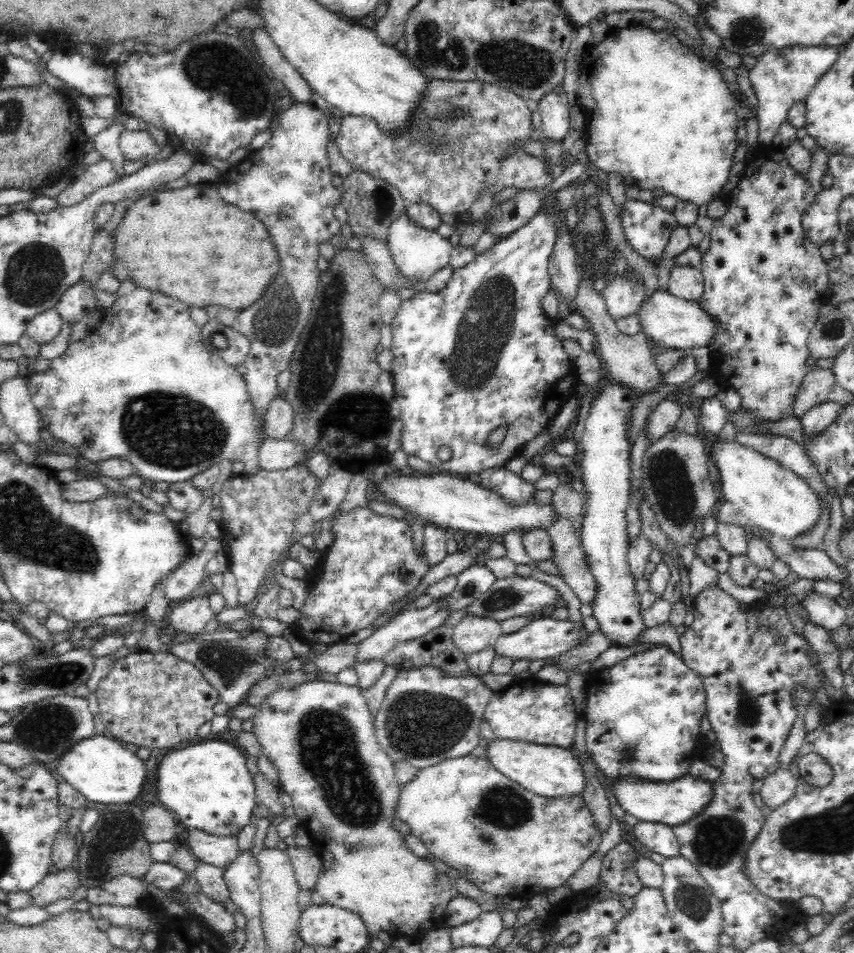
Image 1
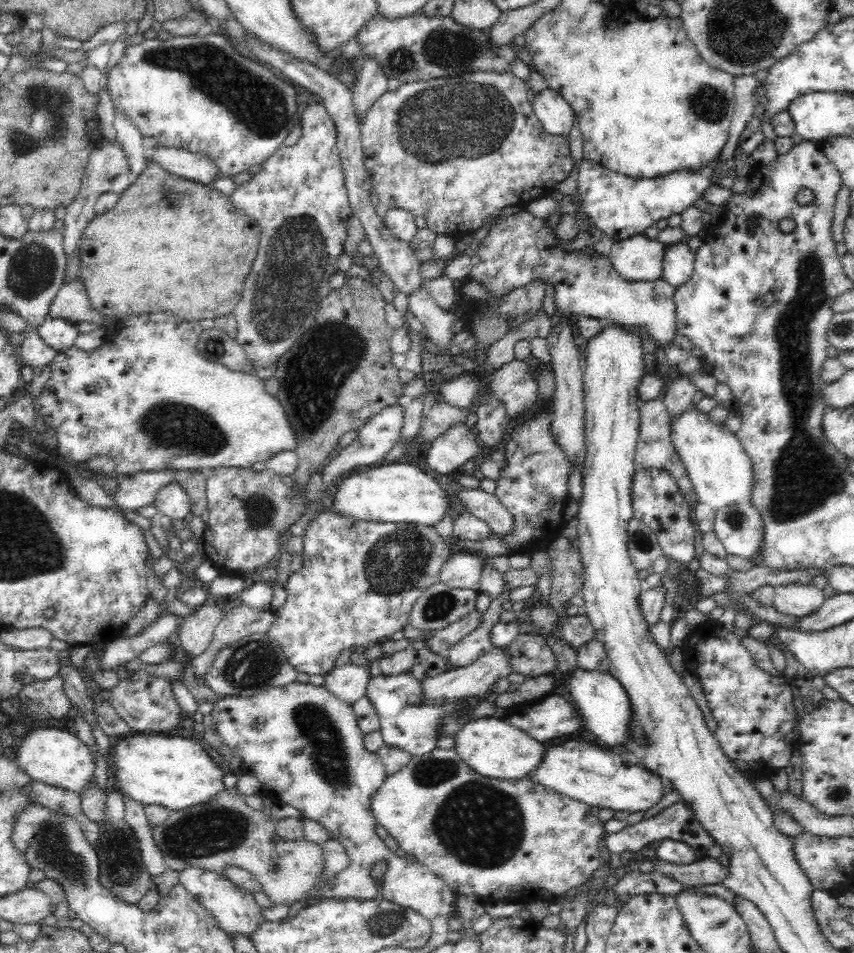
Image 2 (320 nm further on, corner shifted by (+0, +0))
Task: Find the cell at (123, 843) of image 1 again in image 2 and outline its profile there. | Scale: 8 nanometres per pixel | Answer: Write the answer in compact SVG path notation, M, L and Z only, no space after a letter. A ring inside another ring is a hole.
M115 823L100 830L100 842L95 844L96 853L100 858L100 881L116 898L134 906L152 888L151 877L142 866L132 829L128 824ZM114 838L114 844L108 844ZM130 840L130 844L126 844Z

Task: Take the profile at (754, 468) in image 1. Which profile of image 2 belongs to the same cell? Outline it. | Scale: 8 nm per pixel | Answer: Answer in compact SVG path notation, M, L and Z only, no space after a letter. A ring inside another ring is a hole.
M691 405L678 416L670 416L668 426L670 442L684 464L688 478L699 502L716 509L726 504L750 503L752 494L752 463L735 434L716 424L709 413Z

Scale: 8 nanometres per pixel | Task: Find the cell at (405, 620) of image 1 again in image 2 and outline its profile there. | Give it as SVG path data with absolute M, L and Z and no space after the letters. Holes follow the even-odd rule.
M351 663L336 665L324 675L323 685L336 699L353 706L365 696L366 684L371 676L368 669Z

